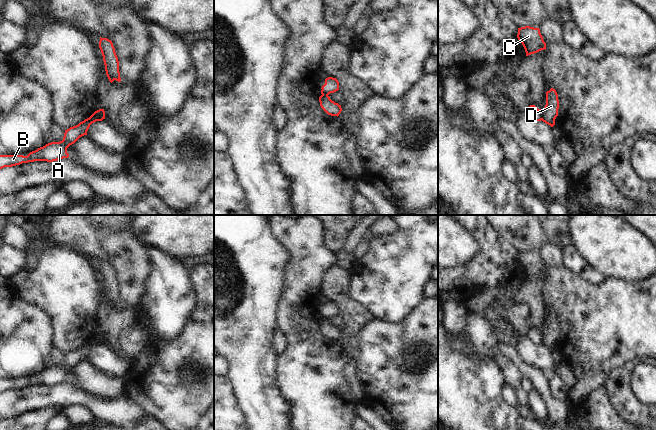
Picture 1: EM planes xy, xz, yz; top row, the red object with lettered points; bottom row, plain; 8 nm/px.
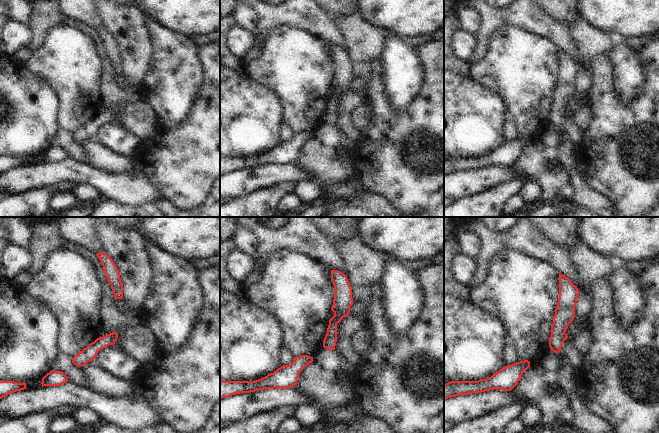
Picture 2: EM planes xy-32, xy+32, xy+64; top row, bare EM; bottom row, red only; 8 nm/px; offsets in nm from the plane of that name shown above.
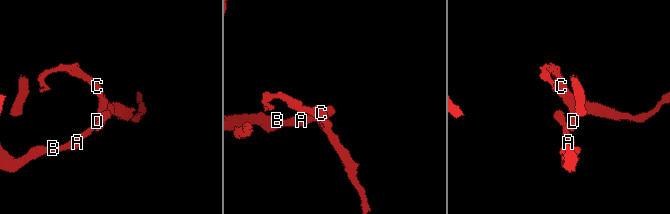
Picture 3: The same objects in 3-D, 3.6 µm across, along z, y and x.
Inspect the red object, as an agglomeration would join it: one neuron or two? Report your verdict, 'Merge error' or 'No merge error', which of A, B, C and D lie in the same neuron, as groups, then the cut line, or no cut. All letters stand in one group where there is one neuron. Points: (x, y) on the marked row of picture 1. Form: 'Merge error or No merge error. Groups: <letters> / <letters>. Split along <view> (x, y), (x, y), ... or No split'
Merge error. Groups: A B / C D. Split along xy (96, 111), (98, 120)

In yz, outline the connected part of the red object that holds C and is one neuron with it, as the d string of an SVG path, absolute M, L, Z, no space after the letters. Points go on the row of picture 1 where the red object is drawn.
M525 26L518 28L518 40L522 43L526 56L546 50L546 43L540 33L539 28Z

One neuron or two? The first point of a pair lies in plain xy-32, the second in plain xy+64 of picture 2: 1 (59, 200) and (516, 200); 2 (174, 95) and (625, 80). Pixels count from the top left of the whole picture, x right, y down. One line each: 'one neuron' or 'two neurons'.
1: one neuron
2: one neuron

